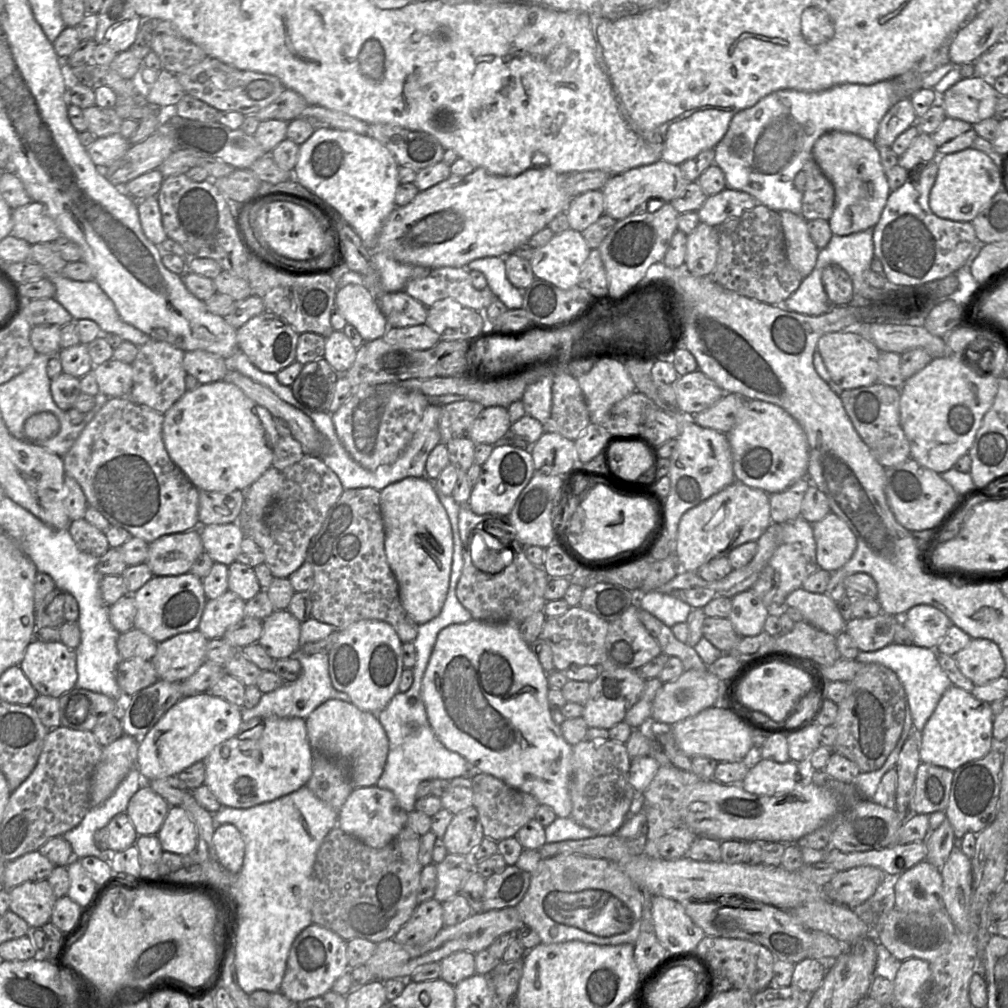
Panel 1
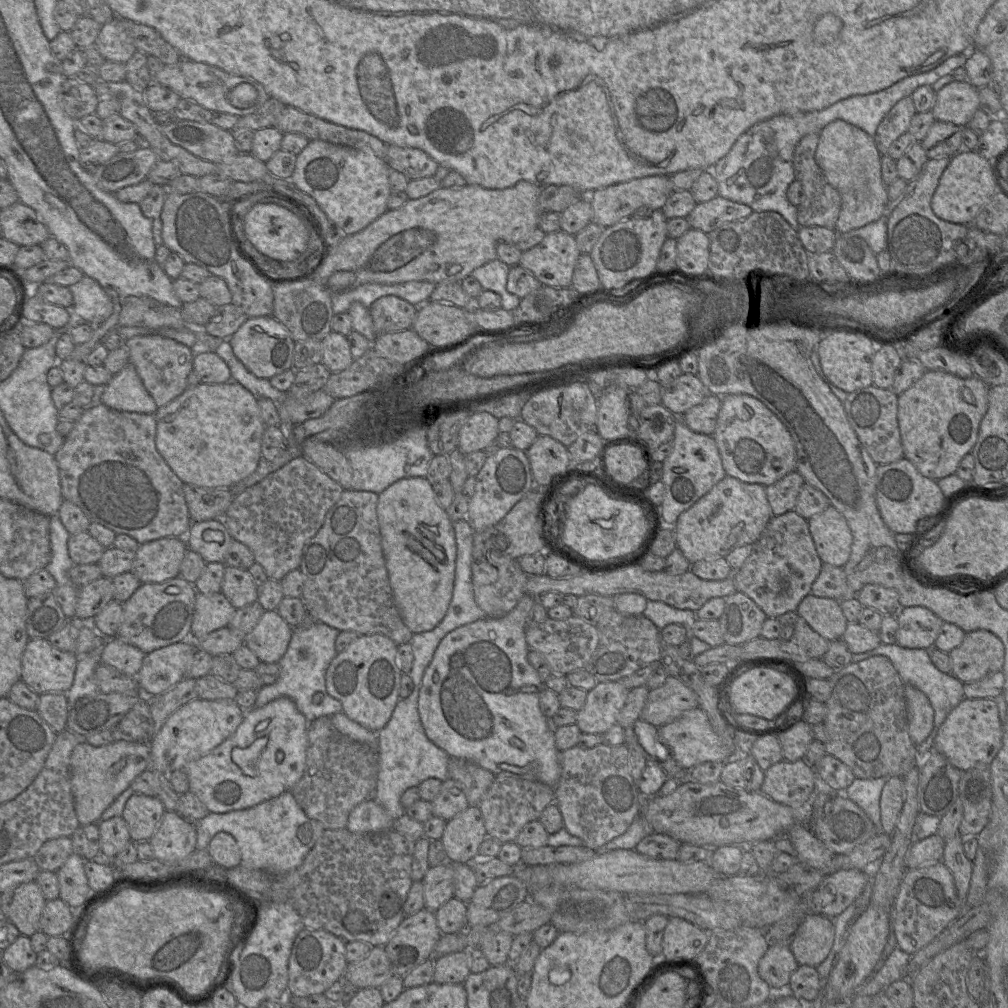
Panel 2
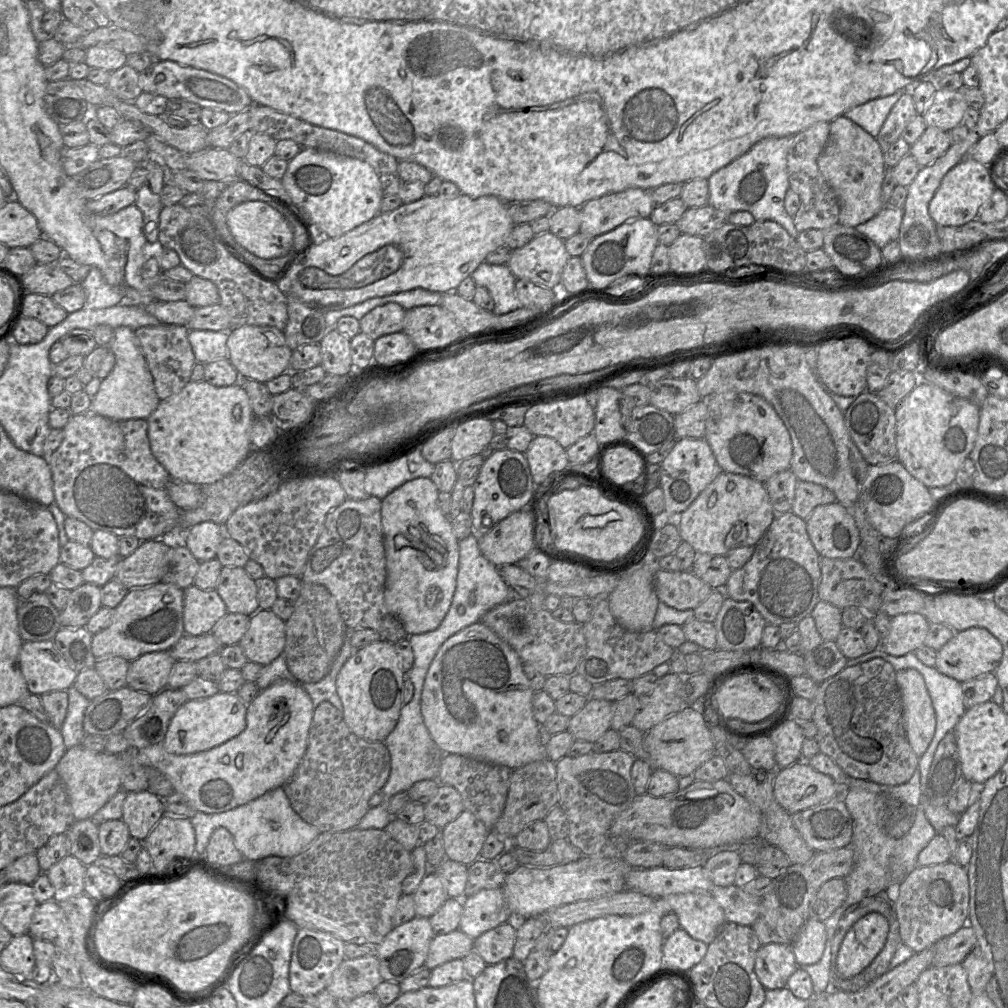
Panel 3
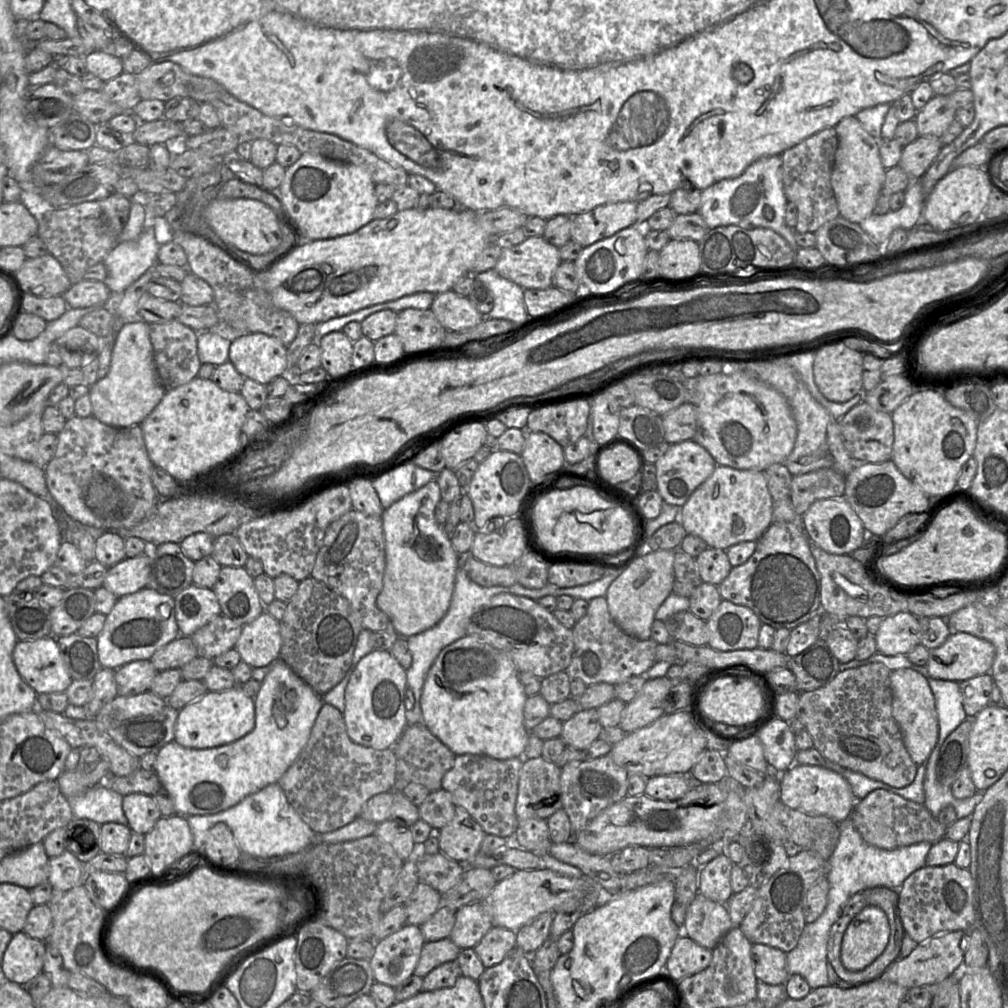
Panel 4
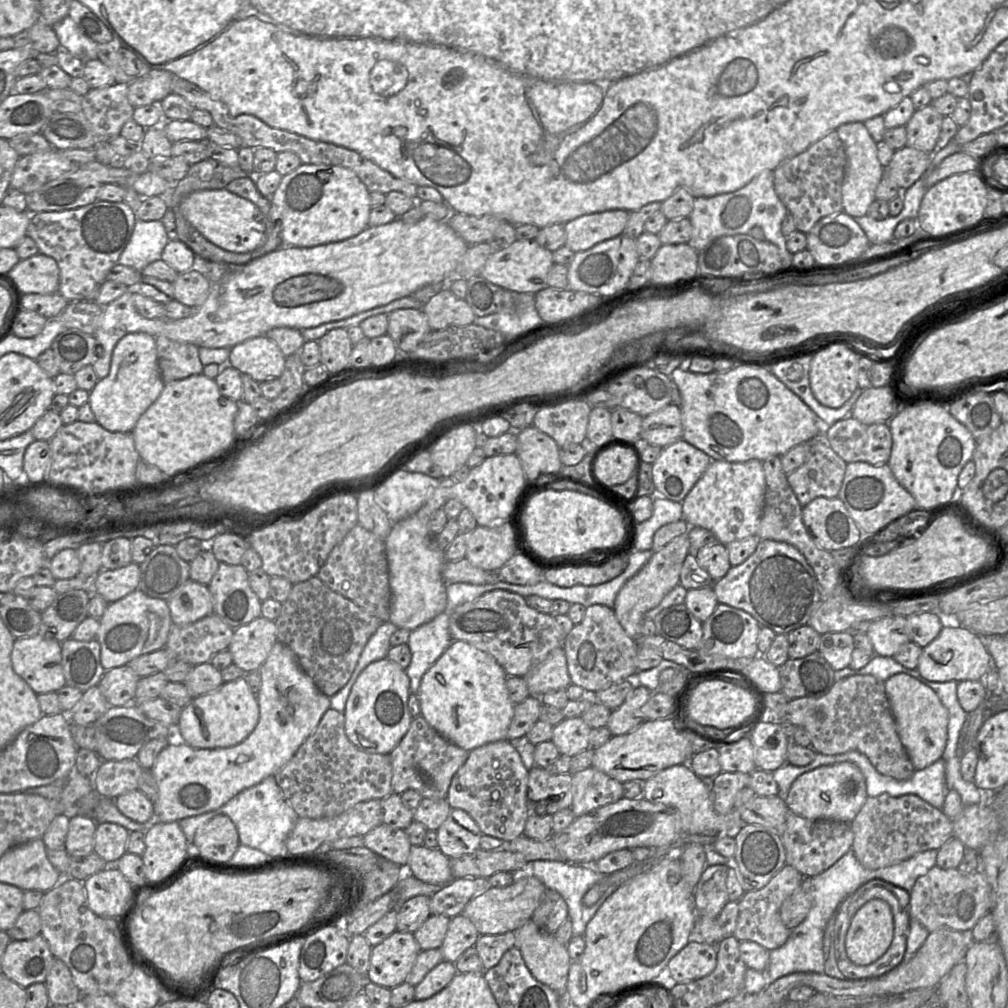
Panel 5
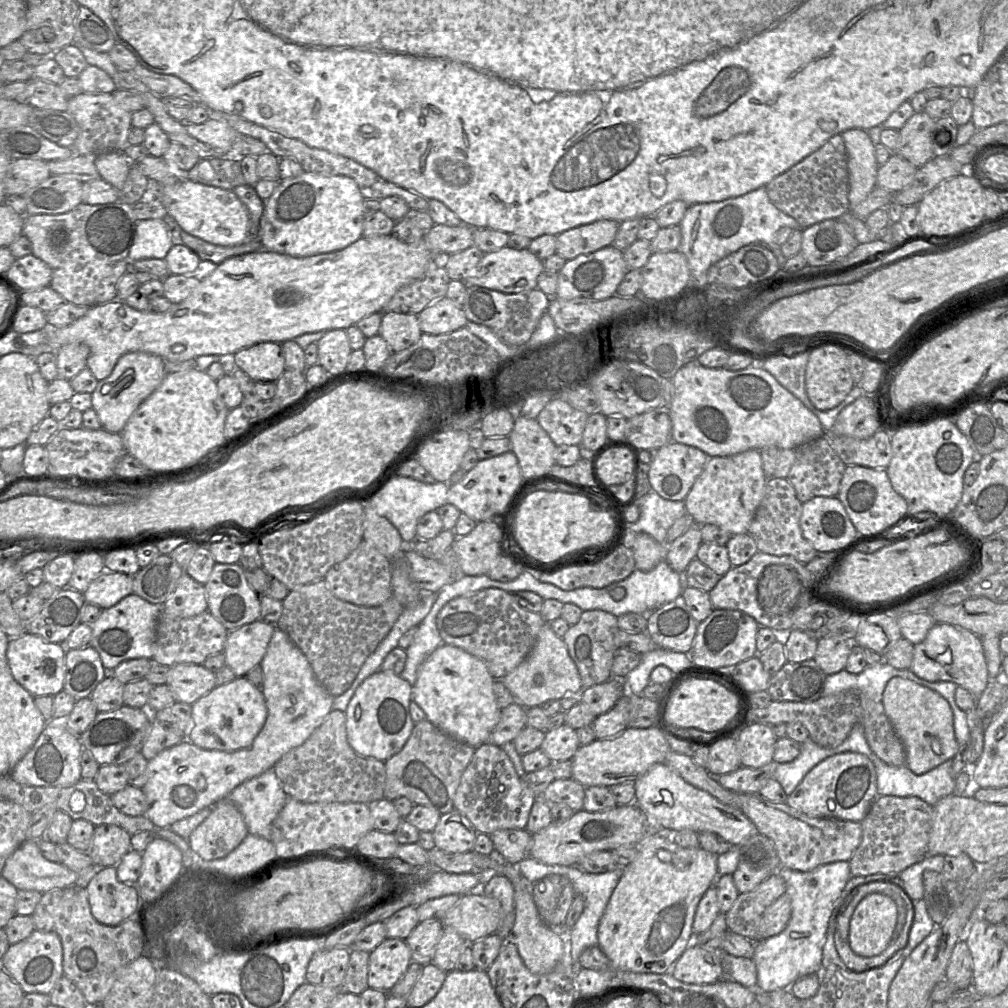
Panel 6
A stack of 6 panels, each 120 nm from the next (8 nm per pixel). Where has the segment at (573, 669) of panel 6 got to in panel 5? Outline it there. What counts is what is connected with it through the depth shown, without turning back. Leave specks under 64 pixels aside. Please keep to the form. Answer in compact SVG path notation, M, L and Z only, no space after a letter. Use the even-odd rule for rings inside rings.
M563 647L553 649L546 659L524 677L530 696L541 698L548 692L566 690L572 683Z

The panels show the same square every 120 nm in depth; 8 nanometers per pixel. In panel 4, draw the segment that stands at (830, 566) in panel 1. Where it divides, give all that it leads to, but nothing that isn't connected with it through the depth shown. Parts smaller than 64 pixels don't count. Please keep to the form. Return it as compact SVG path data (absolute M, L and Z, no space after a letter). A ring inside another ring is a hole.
M844 497L816 500L802 515L802 524L811 543L831 554L850 555L867 538L860 518Z

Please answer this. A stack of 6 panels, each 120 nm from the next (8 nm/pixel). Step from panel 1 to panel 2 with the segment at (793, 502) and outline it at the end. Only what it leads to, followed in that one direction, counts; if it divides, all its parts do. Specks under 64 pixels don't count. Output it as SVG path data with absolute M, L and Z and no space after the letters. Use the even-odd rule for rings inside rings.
M795 470L774 484L766 487L767 500L774 516L794 510L798 495L804 483L804 478Z

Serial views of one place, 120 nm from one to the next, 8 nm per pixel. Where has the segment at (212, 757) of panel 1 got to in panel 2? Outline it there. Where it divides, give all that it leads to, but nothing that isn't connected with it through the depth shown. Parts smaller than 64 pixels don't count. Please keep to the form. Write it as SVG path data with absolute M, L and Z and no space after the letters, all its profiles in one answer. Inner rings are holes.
M288 697L277 698L262 707L245 712L243 721L231 736L207 755L181 769L188 776L189 791L212 813L251 808L290 791L305 771L308 723L294 701Z

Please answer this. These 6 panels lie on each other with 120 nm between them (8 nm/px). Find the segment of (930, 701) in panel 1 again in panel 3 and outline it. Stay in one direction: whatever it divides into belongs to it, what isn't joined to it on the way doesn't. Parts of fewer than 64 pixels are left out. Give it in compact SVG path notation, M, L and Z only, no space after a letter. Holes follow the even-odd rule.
M880 647L868 652L860 657L848 659L847 666L854 666L870 659L880 657L889 662L897 672L902 669L913 668L921 673L925 680L927 690L929 692L936 715L936 736L937 744L945 737L945 735L954 730L955 726L964 715L966 708L963 701L963 692L961 683L957 680L940 673L935 667L929 667L923 664L914 652L910 652L904 656L892 656L884 652Z

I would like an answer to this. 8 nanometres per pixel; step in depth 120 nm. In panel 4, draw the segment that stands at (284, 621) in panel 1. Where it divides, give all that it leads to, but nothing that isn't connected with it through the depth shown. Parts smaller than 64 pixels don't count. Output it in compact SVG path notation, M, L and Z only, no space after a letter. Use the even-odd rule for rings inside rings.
M265 610L255 620L242 626L234 648L242 661L257 668L268 666L279 659L281 645L280 621Z

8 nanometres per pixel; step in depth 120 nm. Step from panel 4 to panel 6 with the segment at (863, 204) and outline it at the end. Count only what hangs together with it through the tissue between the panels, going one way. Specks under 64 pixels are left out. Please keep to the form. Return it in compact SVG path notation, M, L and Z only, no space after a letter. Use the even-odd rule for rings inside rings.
M853 128L840 135L844 140L847 152L848 200L851 210L865 200L877 186L879 165L876 160L875 145L867 131Z

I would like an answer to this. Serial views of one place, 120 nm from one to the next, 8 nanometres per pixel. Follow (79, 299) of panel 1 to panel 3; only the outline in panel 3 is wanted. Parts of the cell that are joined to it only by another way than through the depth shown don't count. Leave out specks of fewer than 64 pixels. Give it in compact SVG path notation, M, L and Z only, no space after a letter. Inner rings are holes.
M91 268L80 284L85 293L85 303L82 308L101 309L125 301L123 292L108 284L98 268Z

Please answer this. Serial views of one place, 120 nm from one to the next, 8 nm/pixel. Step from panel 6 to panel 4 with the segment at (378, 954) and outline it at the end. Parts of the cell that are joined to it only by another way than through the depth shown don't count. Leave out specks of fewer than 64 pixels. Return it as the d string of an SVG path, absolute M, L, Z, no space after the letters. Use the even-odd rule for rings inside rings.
M406 924L398 931L376 941L374 954L369 959L375 981L396 988L414 973L424 944L420 926L411 924Z

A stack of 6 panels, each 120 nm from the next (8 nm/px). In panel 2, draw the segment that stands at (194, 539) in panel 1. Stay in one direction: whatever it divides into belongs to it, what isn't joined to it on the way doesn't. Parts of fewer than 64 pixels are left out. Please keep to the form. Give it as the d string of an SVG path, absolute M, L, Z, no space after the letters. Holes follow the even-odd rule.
M165 537L138 546L131 572L143 583L162 583L180 575L188 547L185 537Z

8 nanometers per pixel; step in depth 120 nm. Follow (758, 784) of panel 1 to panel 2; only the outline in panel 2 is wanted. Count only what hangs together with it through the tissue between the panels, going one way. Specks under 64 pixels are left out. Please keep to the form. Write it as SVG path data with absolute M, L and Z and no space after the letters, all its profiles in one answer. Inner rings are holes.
M805 759L796 760L795 762L782 760L764 772L764 781L760 792L777 803L801 806L801 804L811 799L814 789L816 791L816 777L816 771Z

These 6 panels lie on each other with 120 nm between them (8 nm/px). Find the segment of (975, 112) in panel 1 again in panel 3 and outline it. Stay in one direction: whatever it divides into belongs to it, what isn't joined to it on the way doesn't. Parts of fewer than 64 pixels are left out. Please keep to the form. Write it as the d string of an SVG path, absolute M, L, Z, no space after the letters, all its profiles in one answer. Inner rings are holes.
M938 88L922 116L928 127L949 131L962 123L967 108L968 104L959 91Z

